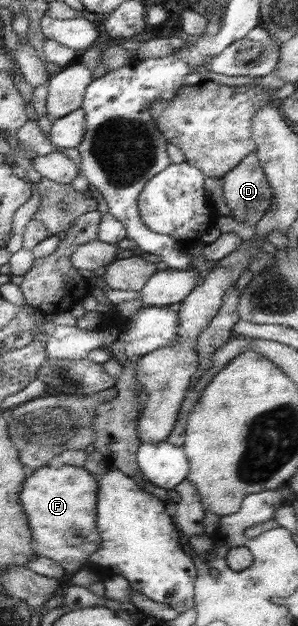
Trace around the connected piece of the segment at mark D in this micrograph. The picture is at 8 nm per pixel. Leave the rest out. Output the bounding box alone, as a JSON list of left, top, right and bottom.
[223,152,275,227]

